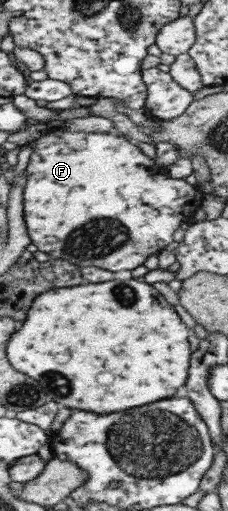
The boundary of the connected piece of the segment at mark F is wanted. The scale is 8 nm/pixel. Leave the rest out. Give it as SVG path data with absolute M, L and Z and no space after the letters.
M63 127L58 130L53 129L49 133L44 131L33 146L25 174L26 181L24 181L22 189L22 215L32 245L35 245L38 251L48 253L51 259L65 260L78 267L80 265L82 267L92 266L105 271L117 272L133 270L142 266L148 257L154 255L154 253L157 254L165 245L173 241L172 233L178 229L182 221L187 221L189 215L194 210L198 210L201 205L202 193L200 191L192 185L188 185L184 179L170 178L164 168L154 165L151 159L140 153L139 149L128 141L128 137L124 137L113 130L107 133L68 132Z

